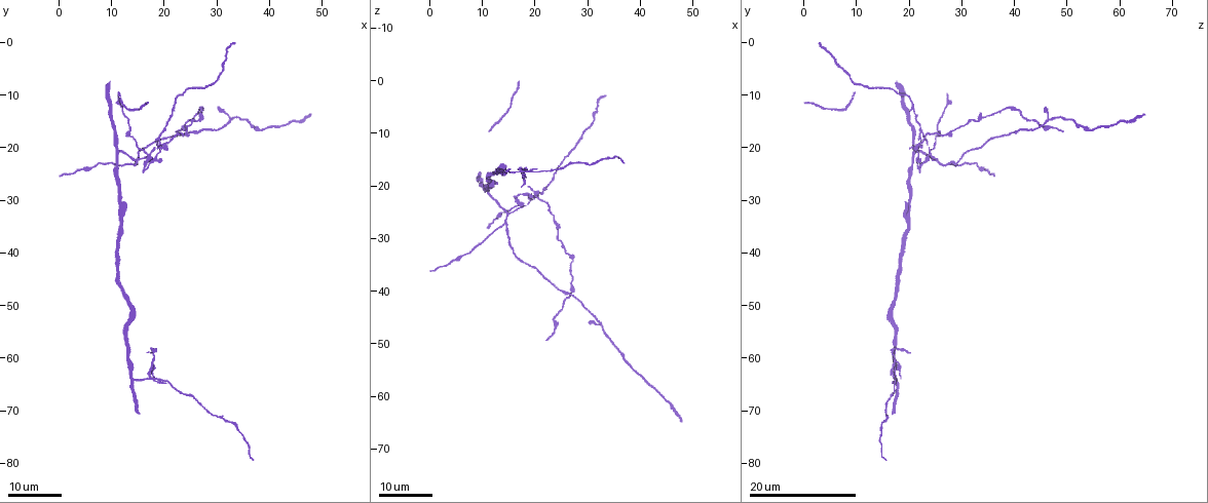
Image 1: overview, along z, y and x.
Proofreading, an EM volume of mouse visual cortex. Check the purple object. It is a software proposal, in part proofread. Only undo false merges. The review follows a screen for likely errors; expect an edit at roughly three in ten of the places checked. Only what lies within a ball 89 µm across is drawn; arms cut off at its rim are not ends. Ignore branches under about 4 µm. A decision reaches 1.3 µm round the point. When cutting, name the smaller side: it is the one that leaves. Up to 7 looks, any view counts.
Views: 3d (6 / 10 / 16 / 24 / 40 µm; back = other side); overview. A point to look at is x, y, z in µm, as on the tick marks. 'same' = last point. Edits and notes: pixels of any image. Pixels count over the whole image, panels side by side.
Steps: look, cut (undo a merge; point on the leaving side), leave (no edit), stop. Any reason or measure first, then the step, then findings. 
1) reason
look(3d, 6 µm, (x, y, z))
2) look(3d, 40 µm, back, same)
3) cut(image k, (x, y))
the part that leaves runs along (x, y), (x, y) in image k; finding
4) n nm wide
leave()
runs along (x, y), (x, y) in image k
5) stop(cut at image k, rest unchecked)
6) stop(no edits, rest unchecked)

a fork
look(3d, 24 µm, (19.5, 17.0, 22.0))

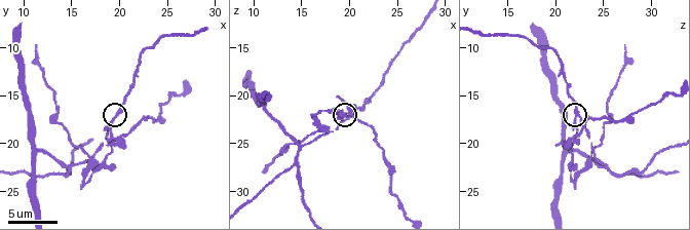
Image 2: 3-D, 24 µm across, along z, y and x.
closer look
look(3d, 10 µm, (19.8, 17.0, 22.2))

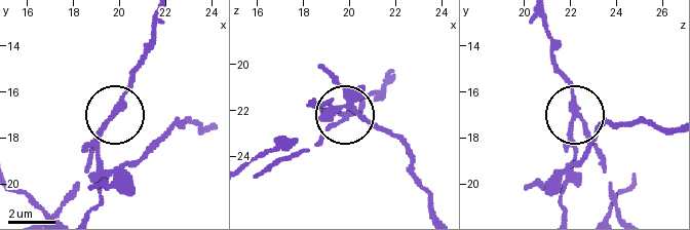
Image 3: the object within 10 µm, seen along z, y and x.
side arm 34 µm
cut(image 3, (97, 140))
a second neuron is stuck on

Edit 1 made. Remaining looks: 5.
look(overview)

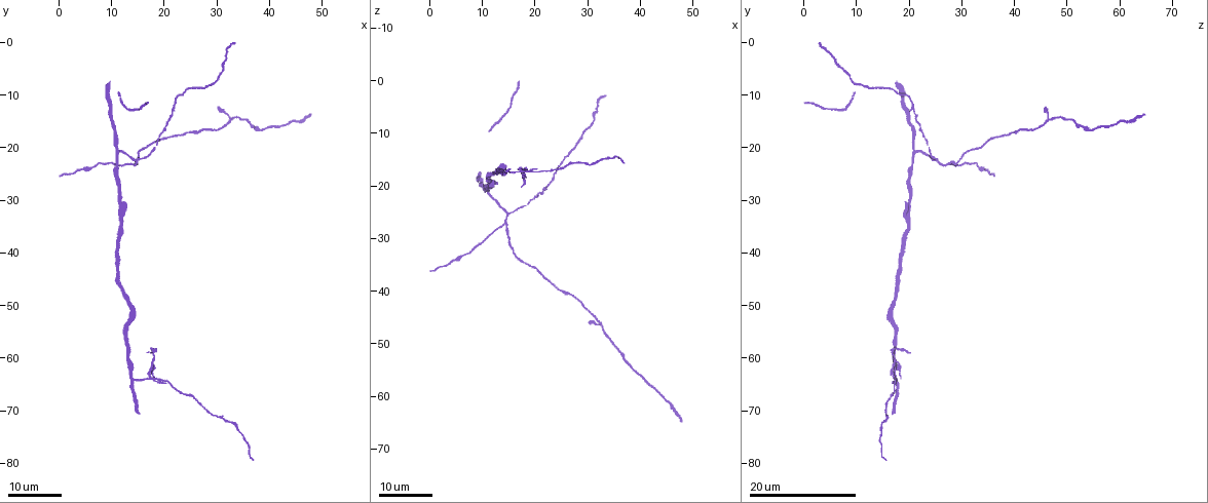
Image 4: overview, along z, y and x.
three-way junction
look(3d, 16 µm, (14.0, 23.5, 27.5))

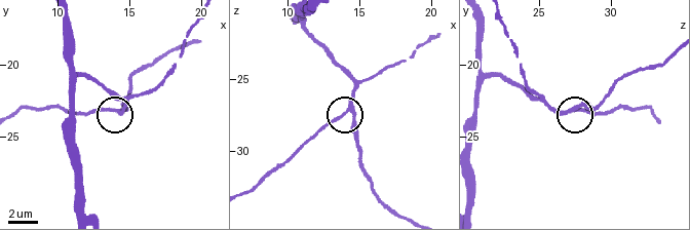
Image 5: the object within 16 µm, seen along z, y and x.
look(3d, 10 µm, (14.2, 23.2, 27.2))

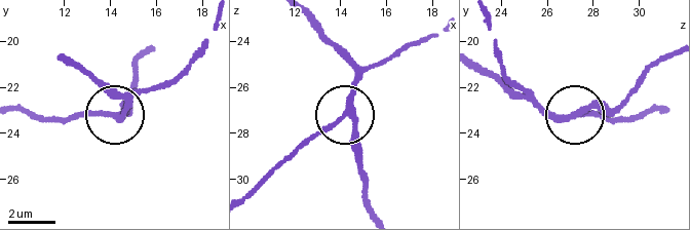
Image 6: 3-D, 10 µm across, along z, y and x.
3 arms
leave()
runs along (307, 22), (356, 81), (349, 110), (300, 144) in image 6; continuous, no second neuron

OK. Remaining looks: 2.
four or more arms meet
look(3d, 16 µm, (32.0, 14.5, 46.0))

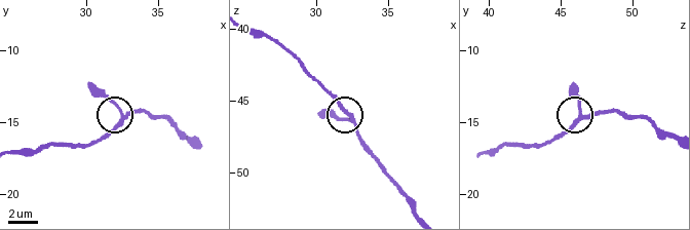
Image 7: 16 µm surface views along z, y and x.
look(3d, 10 µm, (32.4, 14.2, 46.4))

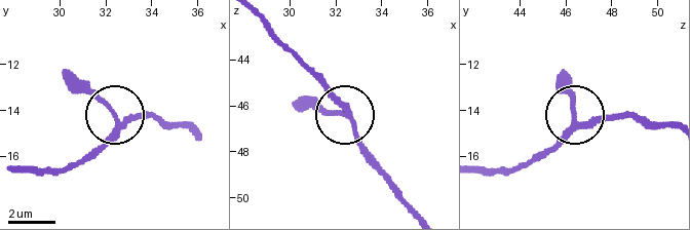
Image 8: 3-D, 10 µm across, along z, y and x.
leave()
runs along (262, 22), (344, 112), (327, 116), (305, 110) in image 8; all the same neuron

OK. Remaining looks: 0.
stop(cut at image 3, rest unchecked)

